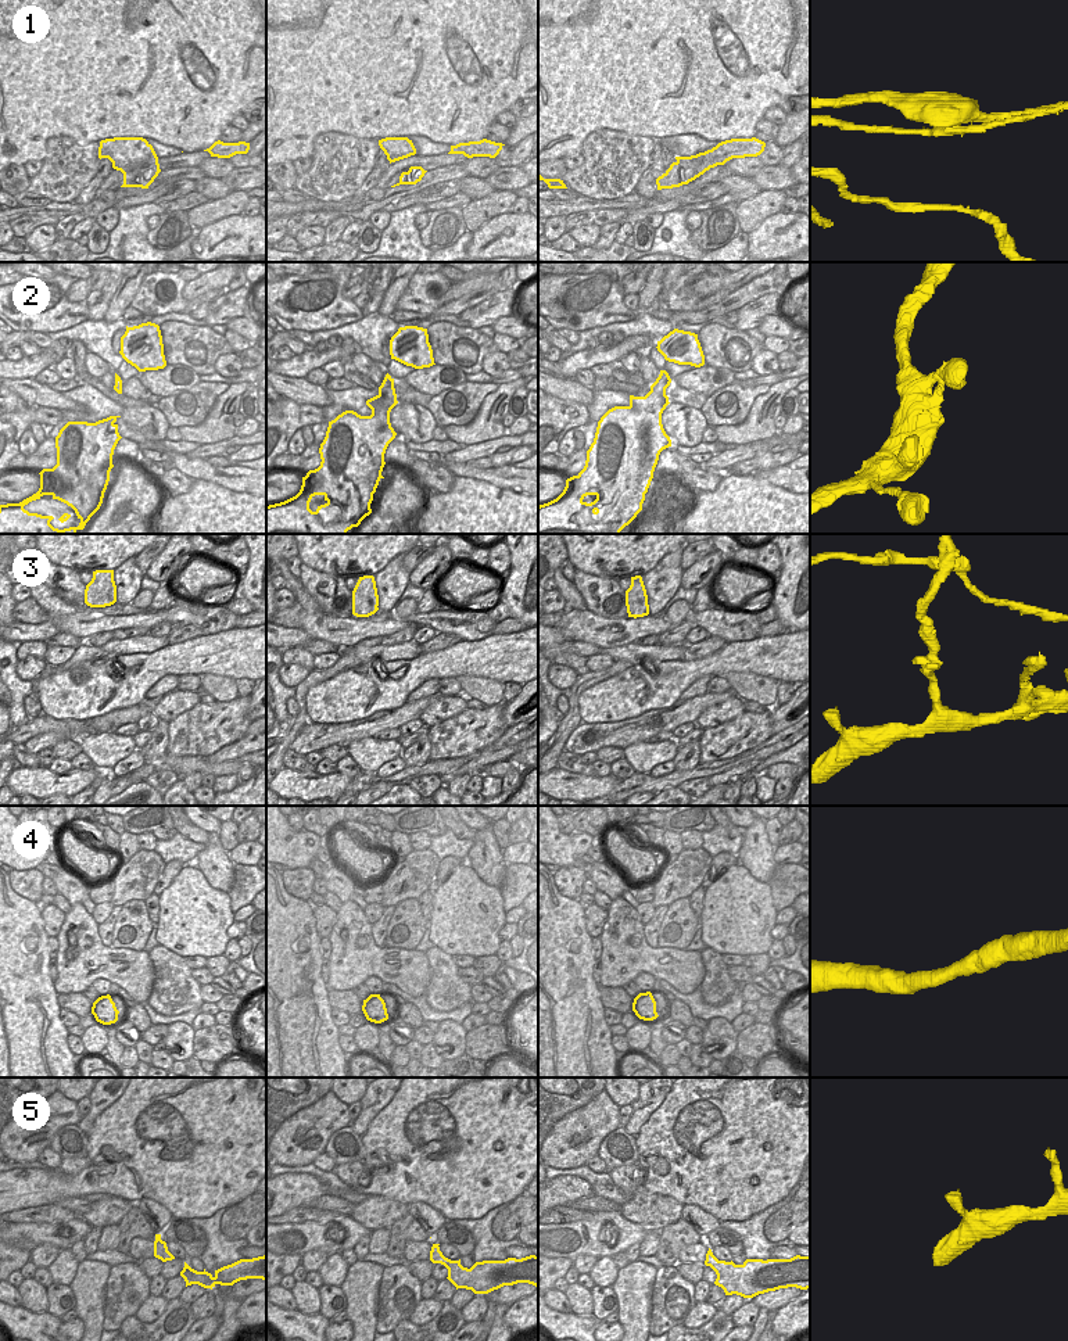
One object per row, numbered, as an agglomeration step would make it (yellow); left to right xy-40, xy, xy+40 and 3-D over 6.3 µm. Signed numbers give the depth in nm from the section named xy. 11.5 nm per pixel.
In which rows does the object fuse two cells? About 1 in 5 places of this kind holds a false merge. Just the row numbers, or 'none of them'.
1, 3

